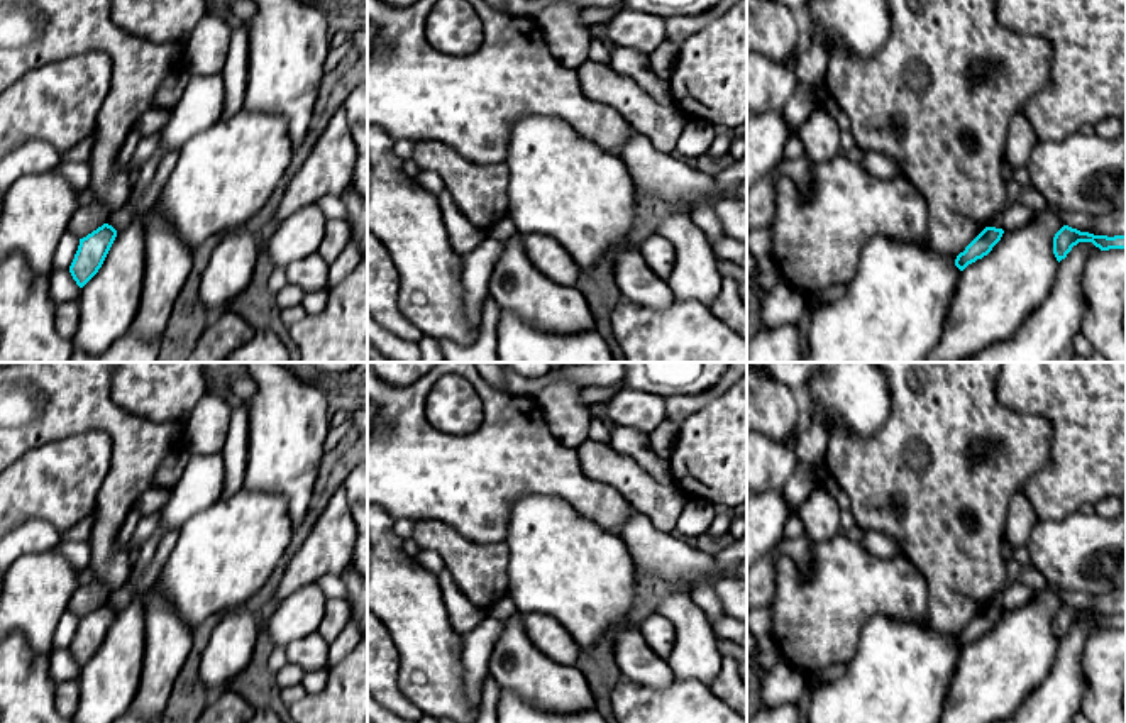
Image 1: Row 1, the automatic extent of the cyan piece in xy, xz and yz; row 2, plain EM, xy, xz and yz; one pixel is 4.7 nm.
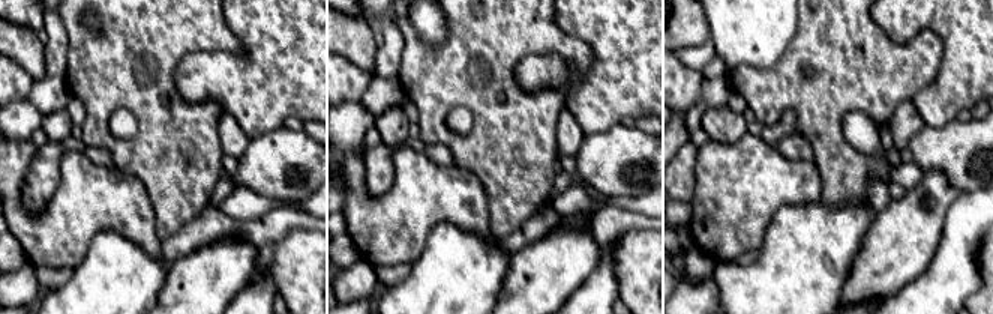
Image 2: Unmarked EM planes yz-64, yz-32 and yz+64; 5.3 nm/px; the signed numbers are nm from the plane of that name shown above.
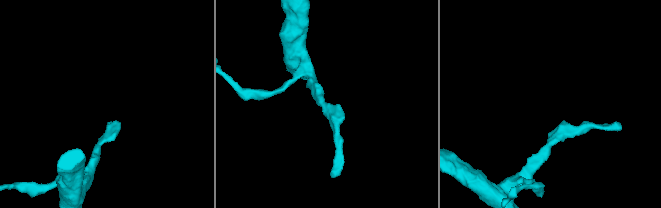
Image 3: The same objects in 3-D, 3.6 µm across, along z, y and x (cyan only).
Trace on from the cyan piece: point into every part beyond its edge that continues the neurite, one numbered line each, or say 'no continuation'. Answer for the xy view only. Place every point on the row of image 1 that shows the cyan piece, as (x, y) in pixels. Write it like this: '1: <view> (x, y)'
no continuation

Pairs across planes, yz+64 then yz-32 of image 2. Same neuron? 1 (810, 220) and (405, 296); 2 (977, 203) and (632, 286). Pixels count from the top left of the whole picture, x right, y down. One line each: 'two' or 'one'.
1: one
2: two

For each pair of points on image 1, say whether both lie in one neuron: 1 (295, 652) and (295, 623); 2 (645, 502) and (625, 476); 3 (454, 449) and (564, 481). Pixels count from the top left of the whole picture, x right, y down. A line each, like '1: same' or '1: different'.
1: different
2: same
3: same

